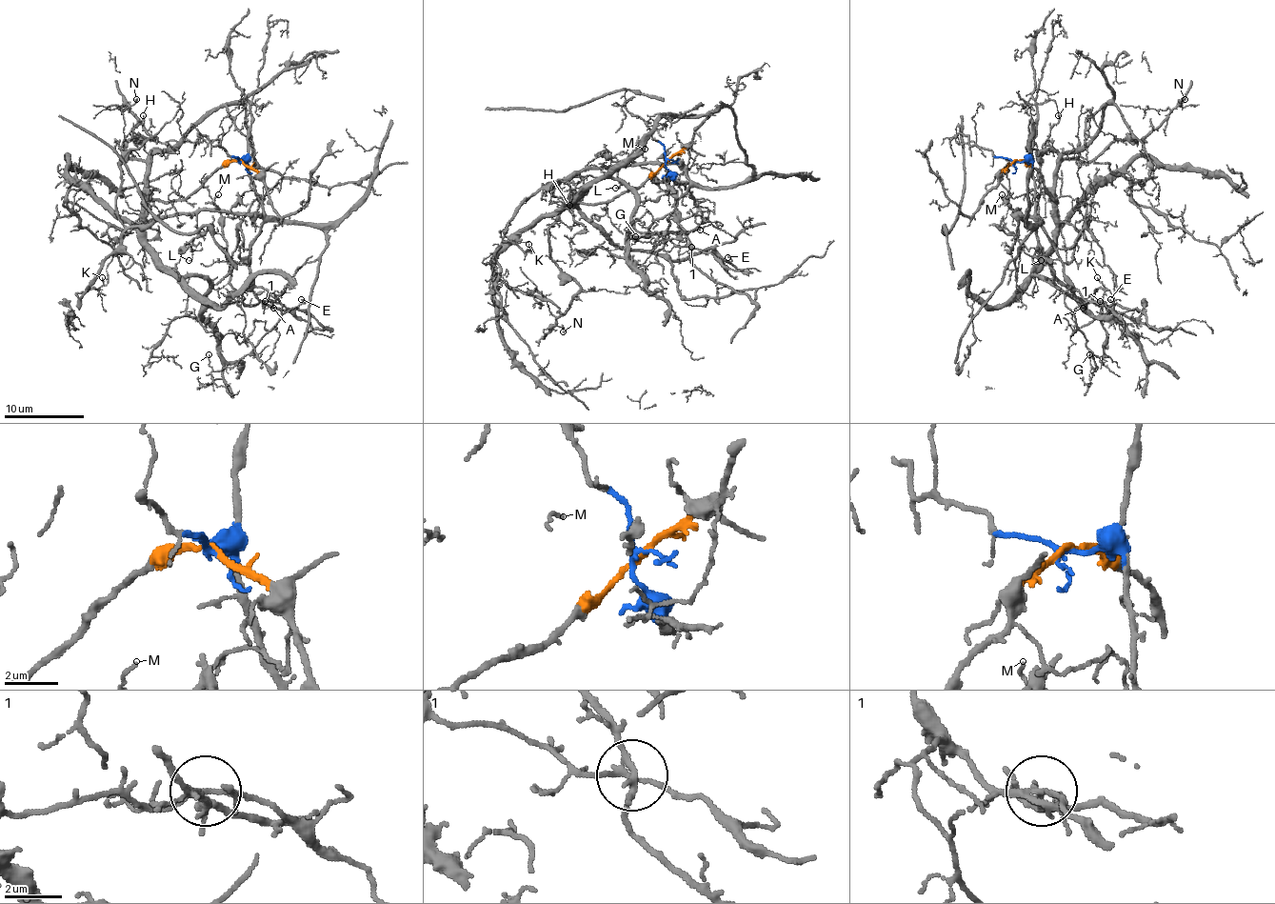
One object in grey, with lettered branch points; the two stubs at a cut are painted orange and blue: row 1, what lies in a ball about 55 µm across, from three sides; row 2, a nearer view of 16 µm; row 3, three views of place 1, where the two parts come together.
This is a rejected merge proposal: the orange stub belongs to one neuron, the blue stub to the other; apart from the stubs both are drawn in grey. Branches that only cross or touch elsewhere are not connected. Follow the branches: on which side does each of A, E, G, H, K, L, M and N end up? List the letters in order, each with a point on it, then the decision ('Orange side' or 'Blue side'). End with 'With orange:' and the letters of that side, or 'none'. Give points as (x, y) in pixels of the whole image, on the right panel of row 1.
A: Place: (1083, 308). Blue side
E: Place: (1110, 299). Orange side
G: Place: (1089, 354). Blue side
H: Place: (1058, 115). Blue side
K: Place: (1097, 277). Blue side
L: Place: (1041, 260). Blue side
M: Place: (1002, 194). Blue side
N: Place: (1185, 99). Orange side
With orange: E, N

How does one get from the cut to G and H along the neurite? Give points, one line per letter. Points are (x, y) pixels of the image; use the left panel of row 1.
G: (240, 163), (262, 209), (250, 247), (250, 279), (274, 294), (282, 312), (232, 367), (214, 371), (209, 354)
H: (240, 163), (262, 214), (210, 210), (156, 217), (127, 227), (116, 209), (121, 150), (143, 115)

